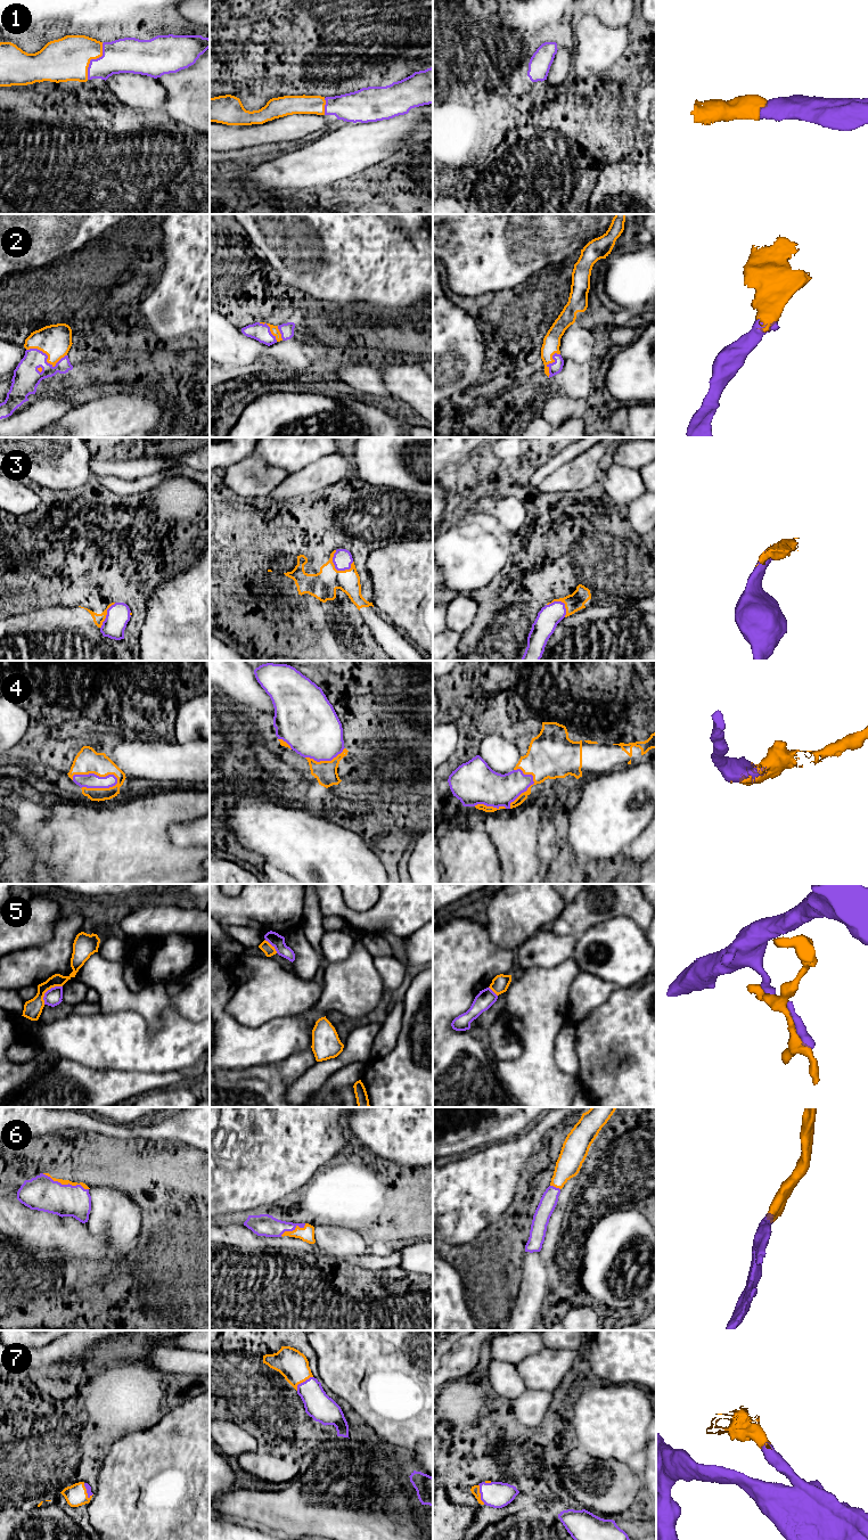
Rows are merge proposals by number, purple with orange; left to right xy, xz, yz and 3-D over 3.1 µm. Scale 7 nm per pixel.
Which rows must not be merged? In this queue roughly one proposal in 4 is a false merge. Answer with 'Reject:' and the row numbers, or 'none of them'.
Reject: 5

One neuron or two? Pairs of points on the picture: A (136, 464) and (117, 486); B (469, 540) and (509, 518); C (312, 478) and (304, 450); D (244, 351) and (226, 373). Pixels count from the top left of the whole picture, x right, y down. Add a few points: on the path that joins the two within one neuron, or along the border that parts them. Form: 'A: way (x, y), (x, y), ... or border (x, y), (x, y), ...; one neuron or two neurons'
A: border (100, 474), (125, 480), (137, 480), (149, 475); two neurons
B: border (493, 514), (509, 533); two neurons
C: border (333, 452), (322, 456), (292, 474); two neurons
D: border (256, 362), (250, 366), (221, 365); two neurons

